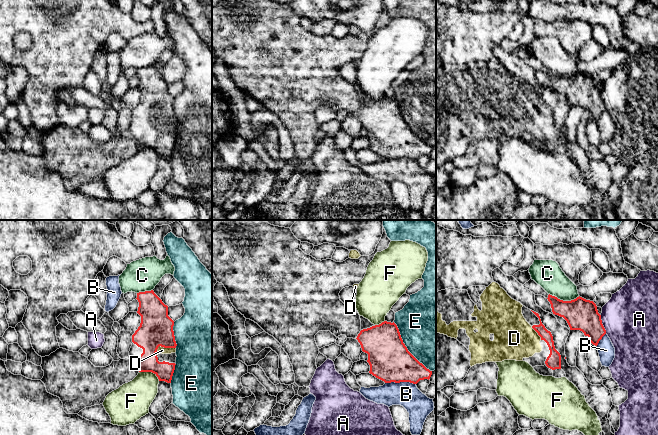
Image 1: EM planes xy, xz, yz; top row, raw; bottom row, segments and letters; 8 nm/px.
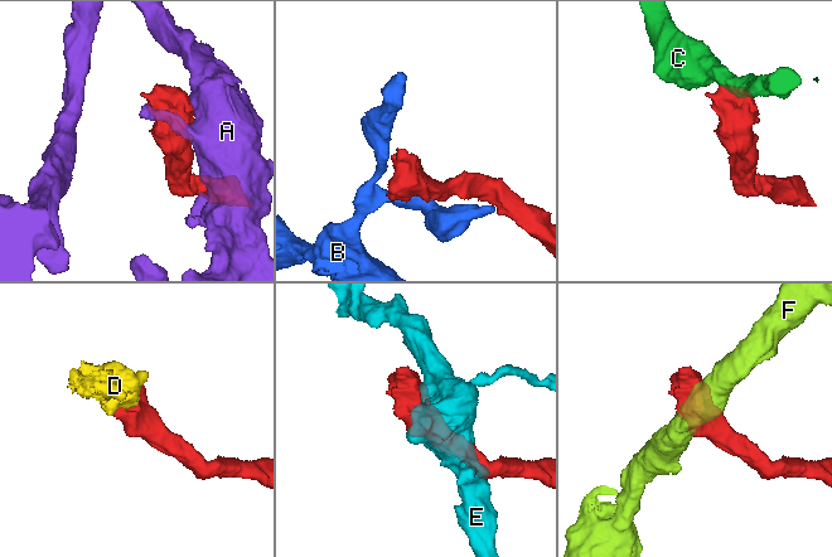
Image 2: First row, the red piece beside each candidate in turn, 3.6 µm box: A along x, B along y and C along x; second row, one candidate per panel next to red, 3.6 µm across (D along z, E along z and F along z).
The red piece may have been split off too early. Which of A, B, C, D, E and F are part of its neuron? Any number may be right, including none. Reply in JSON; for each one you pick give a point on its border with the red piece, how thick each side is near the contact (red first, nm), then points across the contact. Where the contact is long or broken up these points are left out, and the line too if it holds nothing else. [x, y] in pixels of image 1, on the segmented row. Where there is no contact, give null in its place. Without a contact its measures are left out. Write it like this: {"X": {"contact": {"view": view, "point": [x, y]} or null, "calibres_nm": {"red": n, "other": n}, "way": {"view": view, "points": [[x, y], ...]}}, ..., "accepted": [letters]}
{"D": {"contact": {"view": "xy", "point": [164, 347]}, "calibres_nm": {"red": 280, "other": 60}}, "accepted": ["D"]}

